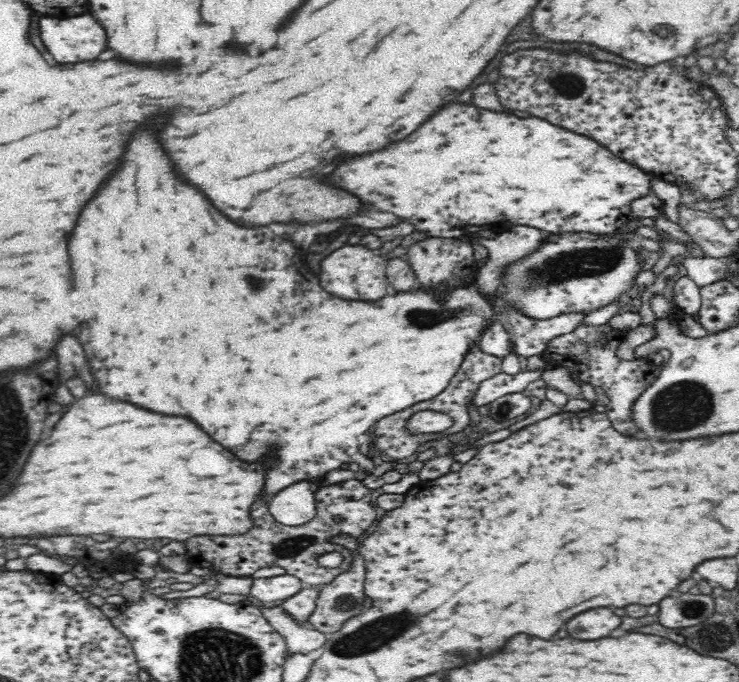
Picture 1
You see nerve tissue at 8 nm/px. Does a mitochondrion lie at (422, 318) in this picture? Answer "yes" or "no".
yes

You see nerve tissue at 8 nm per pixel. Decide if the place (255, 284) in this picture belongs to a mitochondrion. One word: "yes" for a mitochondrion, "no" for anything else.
yes

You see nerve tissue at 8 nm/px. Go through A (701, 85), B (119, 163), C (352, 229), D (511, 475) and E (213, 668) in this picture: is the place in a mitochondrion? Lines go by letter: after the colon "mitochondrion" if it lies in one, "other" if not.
A: other
B: other
C: other
D: other
E: mitochondrion

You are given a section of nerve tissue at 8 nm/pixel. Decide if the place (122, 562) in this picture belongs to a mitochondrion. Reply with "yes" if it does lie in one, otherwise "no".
no

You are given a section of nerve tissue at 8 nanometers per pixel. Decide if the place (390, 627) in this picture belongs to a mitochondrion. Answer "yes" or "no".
yes

